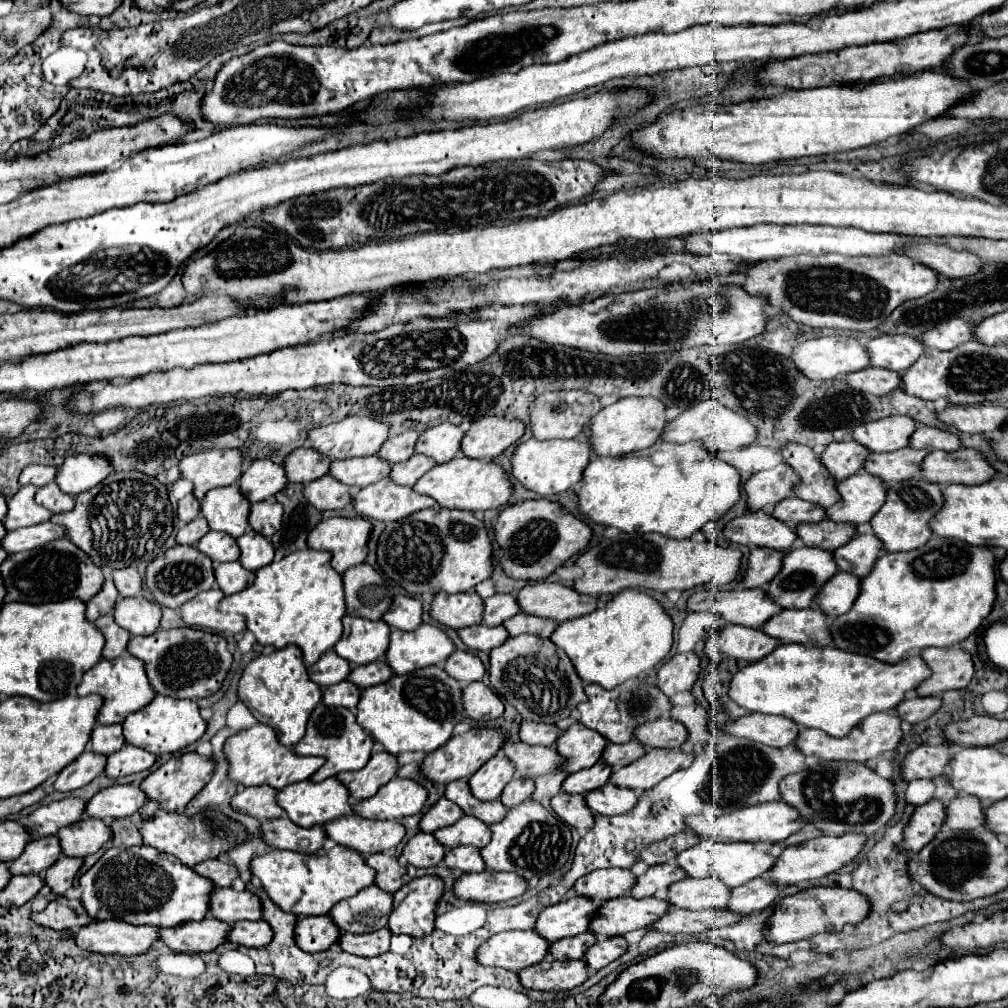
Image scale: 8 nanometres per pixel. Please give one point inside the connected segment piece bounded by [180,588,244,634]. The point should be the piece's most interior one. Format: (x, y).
(202, 612)

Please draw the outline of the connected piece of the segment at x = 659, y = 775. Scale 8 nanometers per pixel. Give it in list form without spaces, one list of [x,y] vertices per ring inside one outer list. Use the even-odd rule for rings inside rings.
[[[646,750],[646,754],[632,764],[612,772],[610,782],[620,788],[630,788],[636,792],[644,792],[654,788],[658,782],[662,782],[666,776],[674,774],[680,768],[688,768],[692,764],[694,756],[684,754],[680,750]]]

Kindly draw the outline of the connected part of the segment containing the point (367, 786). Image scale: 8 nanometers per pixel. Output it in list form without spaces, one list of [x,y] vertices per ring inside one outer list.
[[[388,752],[372,754],[368,764],[356,772],[340,772],[336,778],[348,788],[350,796],[356,800],[370,798],[378,792],[380,786],[390,782],[396,776],[398,762],[396,756],[388,756]]]

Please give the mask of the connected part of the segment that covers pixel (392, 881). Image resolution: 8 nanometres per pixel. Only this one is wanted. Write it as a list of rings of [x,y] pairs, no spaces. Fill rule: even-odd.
[[[372,854],[372,856],[368,856],[366,864],[376,870],[374,884],[380,890],[394,894],[396,890],[402,888],[402,884],[404,884],[402,876],[406,874],[406,868],[396,858],[392,858],[390,854]]]

